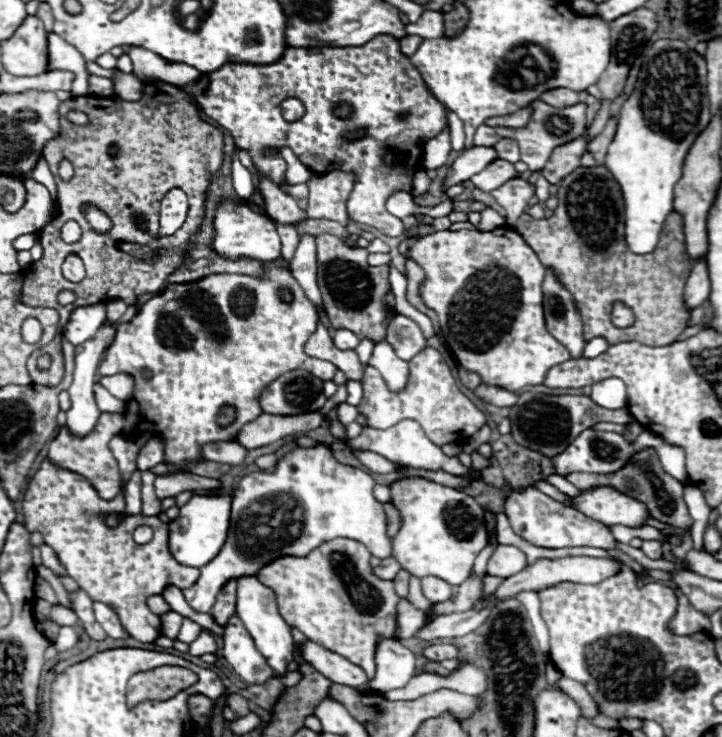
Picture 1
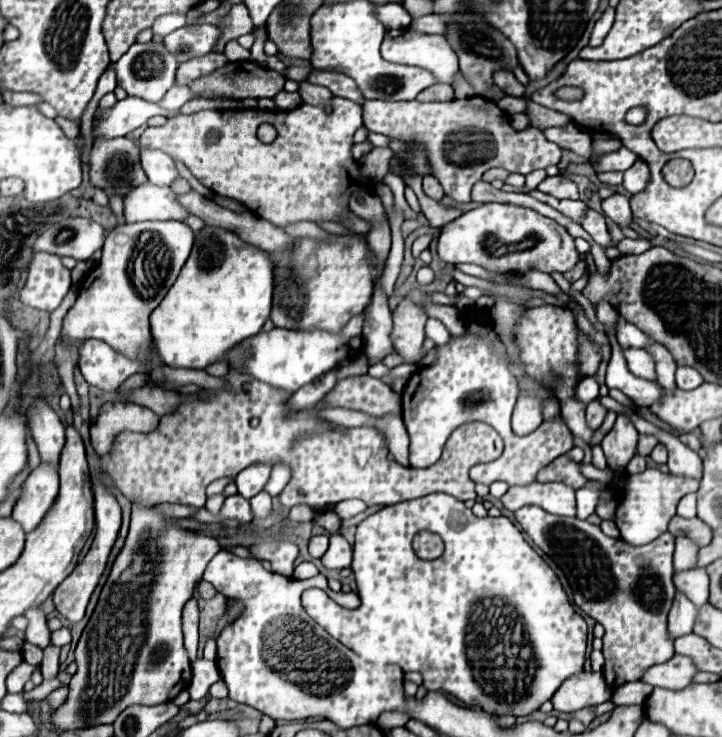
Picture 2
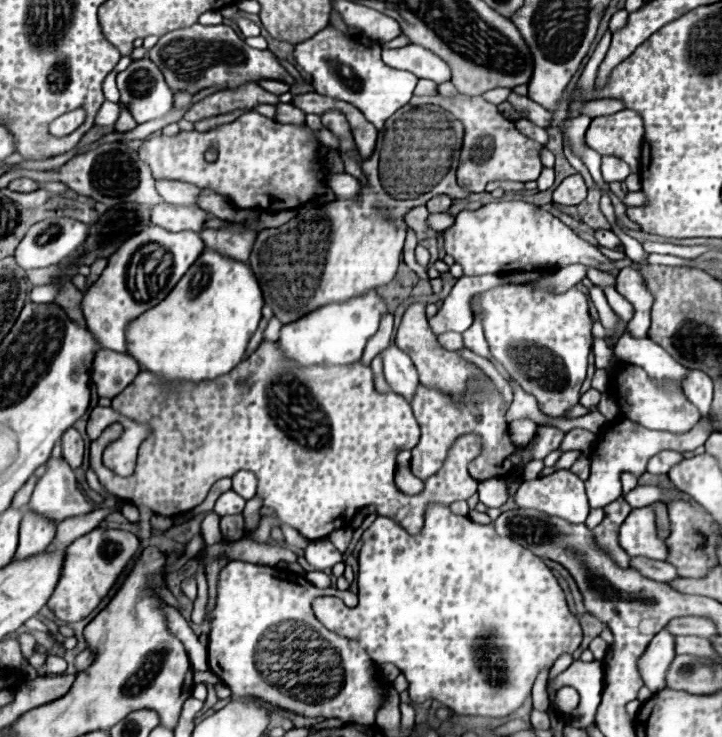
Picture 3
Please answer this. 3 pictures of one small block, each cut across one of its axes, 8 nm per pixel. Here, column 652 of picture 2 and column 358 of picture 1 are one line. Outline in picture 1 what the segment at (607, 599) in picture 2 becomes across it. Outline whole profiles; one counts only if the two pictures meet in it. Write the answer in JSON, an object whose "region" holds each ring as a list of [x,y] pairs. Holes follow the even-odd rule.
{"region":[[[328,540],[308,556],[284,556],[264,566],[256,576],[276,592],[282,618],[306,634],[312,642],[328,648],[364,668],[372,680],[376,672],[376,638],[396,634],[396,606],[400,602],[394,584],[372,576],[370,552],[356,540]]]}

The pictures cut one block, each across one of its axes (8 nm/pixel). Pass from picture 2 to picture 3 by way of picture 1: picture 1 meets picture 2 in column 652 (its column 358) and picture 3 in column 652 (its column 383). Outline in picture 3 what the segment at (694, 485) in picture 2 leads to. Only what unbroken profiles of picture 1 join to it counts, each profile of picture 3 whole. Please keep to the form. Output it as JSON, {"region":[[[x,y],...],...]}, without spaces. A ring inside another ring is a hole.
{"region":[[[652,506],[634,508],[620,526],[618,540],[630,556],[646,556],[652,560],[666,560],[668,556],[666,542],[656,534],[656,514]]]}

